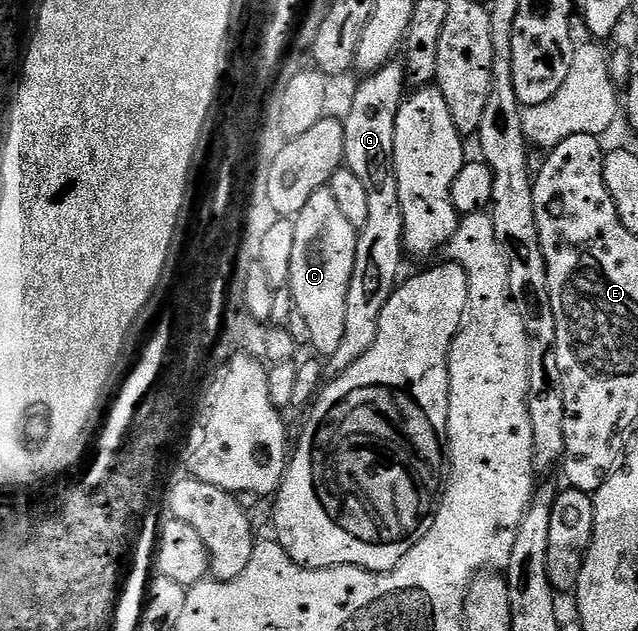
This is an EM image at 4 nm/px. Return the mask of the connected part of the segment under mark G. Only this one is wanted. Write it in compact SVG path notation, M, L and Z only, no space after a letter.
M403 63L383 64L377 72L361 80L364 81L352 96L348 116L343 117L344 164L354 170L354 175L364 184L370 214L366 226L358 229L356 237L354 274L346 294L346 331L338 350L326 360L327 371L329 368L332 374L344 372L374 346L374 338L378 338L378 318L382 318L386 302L390 302L398 287L400 263L406 260L402 206L398 202L398 178L394 170L394 126L406 95Z

